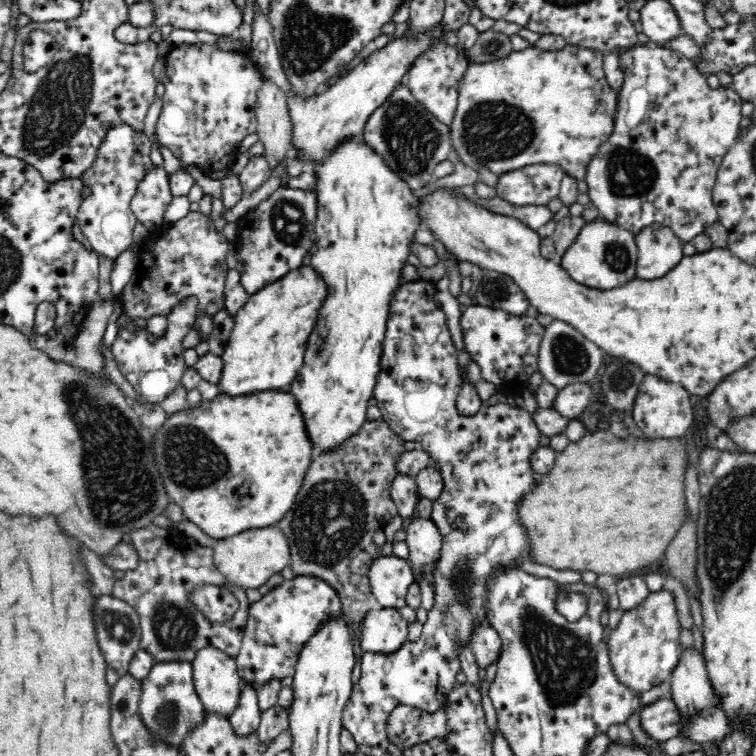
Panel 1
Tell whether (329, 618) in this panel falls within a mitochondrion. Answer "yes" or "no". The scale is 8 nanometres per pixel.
no

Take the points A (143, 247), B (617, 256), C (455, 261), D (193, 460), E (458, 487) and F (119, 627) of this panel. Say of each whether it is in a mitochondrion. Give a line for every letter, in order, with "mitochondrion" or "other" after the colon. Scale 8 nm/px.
A: other
B: mitochondrion
C: other
D: mitochondrion
E: mitochondrion
F: mitochondrion

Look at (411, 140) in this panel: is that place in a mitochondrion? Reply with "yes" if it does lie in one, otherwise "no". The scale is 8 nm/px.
yes

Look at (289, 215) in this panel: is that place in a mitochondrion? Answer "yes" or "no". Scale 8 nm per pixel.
yes

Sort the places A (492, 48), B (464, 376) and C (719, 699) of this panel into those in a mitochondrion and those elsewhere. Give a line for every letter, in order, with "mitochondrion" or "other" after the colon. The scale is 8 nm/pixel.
A: mitochondrion
B: other
C: other

